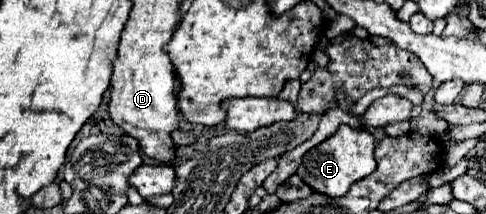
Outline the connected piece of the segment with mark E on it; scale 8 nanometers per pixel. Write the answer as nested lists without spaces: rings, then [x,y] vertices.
[[[340,126],[334,136],[330,136],[328,140],[324,140],[322,144],[304,154],[296,174],[304,180],[304,184],[312,188],[312,192],[326,194],[330,198],[340,198],[350,190],[354,182],[370,176],[376,170],[374,146],[376,140],[368,130],[354,130],[350,126]]]

